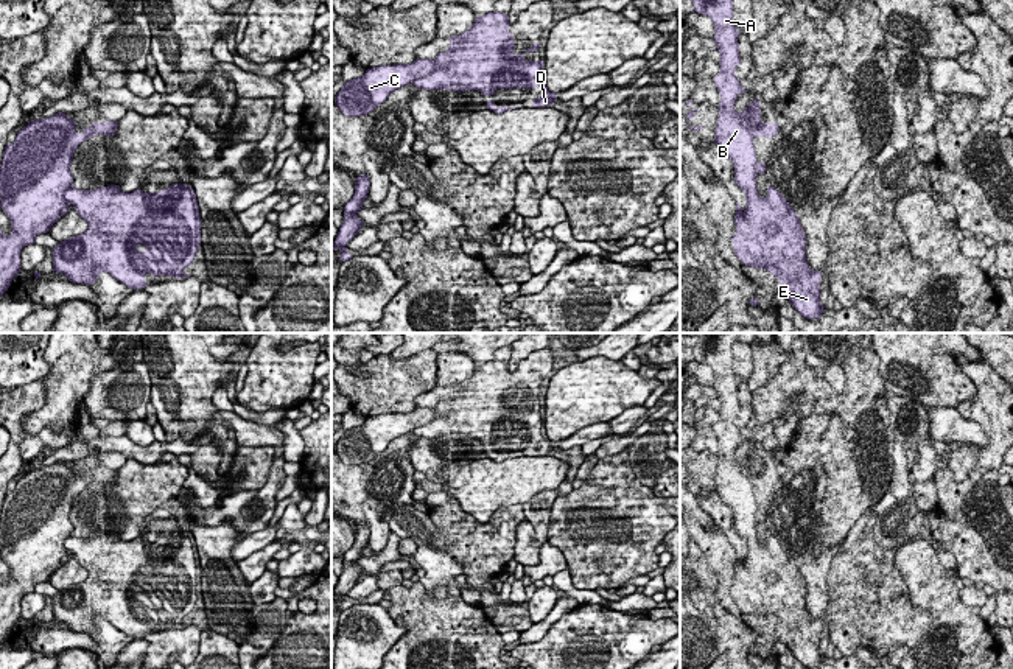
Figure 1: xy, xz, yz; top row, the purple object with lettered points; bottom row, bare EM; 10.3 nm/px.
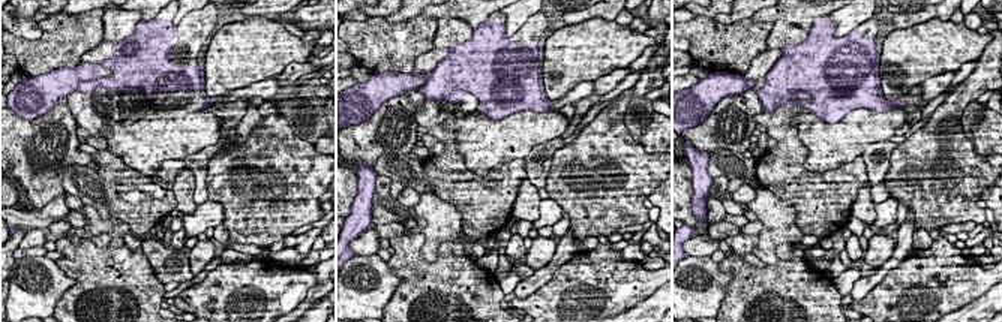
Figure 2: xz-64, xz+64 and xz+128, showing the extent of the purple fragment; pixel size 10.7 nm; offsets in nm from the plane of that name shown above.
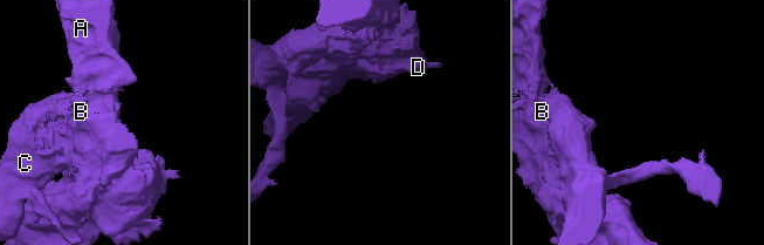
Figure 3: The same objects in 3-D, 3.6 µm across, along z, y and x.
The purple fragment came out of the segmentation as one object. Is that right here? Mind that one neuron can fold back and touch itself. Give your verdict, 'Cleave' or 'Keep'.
Cleave

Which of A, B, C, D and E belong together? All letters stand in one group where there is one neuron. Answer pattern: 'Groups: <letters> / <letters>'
Groups: A B D E / C

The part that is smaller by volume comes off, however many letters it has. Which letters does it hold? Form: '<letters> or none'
C

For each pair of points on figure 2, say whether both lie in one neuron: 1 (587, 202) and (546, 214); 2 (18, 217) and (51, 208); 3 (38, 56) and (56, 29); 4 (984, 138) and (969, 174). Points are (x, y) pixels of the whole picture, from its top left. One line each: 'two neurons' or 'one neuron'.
1: two neurons
2: one neuron
3: one neuron
4: two neurons

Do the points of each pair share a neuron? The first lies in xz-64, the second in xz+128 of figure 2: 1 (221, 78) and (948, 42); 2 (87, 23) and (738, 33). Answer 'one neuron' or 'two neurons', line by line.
1: one neuron
2: one neuron

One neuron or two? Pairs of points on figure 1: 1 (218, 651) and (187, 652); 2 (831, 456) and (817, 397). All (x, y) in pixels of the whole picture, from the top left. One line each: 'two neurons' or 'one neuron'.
1: two neurons
2: two neurons

